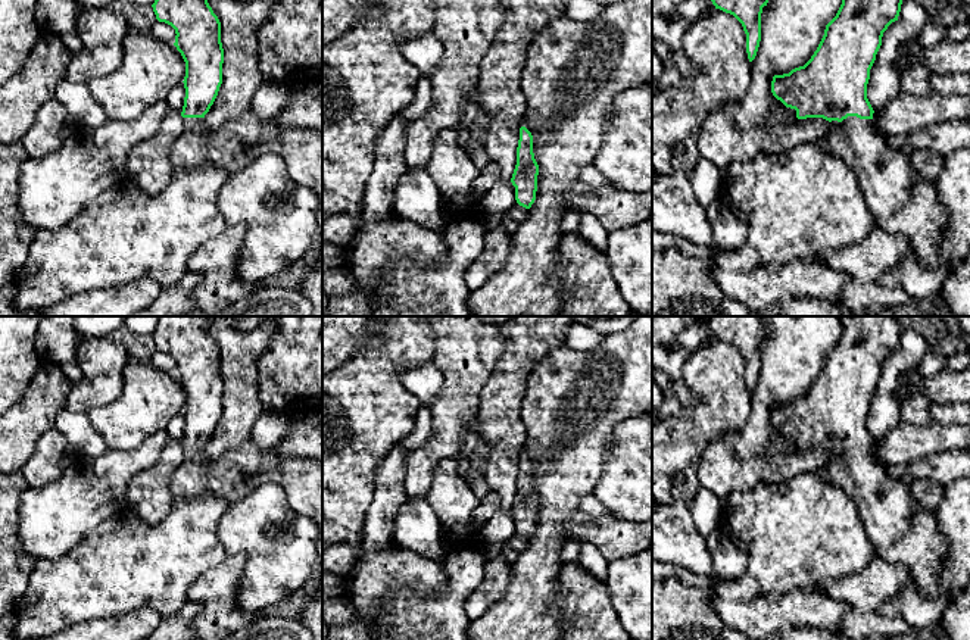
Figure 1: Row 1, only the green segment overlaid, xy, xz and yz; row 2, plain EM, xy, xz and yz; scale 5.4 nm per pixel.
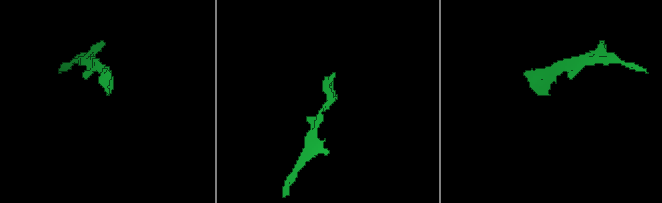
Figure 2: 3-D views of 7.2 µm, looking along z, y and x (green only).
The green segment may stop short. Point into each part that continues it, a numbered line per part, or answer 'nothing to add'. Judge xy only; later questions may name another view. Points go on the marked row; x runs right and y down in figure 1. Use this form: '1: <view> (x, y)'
1: xy (231, 147)

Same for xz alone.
nothing to add

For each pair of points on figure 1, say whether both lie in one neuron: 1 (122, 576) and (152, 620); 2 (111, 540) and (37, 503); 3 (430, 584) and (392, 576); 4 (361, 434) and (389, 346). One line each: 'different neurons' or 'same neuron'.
1: different neurons
2: different neurons
3: same neuron
4: same neuron

